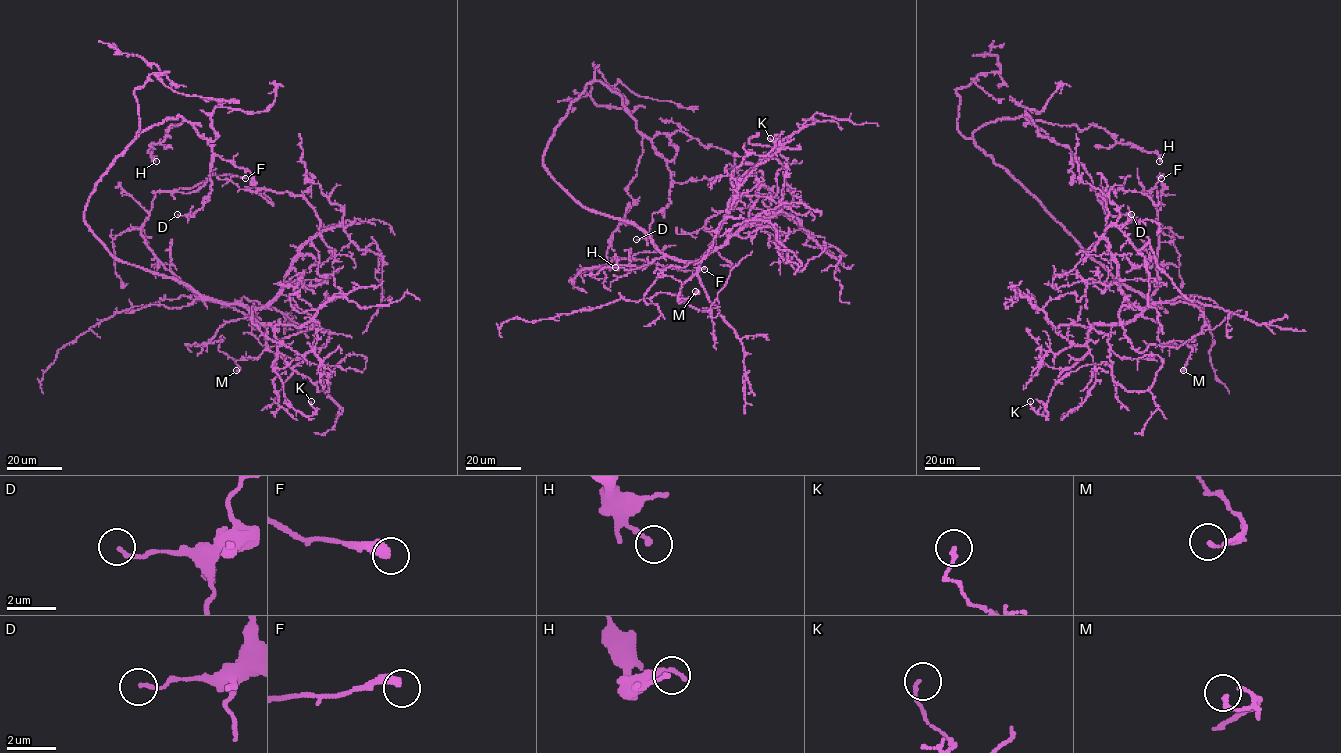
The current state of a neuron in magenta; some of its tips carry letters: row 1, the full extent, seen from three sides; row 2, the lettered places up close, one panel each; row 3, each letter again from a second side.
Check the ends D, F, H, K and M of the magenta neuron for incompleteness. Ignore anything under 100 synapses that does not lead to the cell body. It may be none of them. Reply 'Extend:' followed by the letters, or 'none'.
Extend: none

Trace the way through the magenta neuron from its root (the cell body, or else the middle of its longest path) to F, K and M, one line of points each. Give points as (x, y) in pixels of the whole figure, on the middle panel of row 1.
F: (574, 198), (635, 223), (664, 255), (638, 267), (600, 266), (633, 257), (683, 271), (704, 269)
K: (574, 198), (635, 223), (666, 255), (699, 261), (736, 196), (731, 172), (751, 153), (767, 154), (770, 138)
M: (574, 198), (635, 223), (680, 260), (699, 261), (709, 250), (663, 273), (681, 282), (677, 300), (695, 291)

